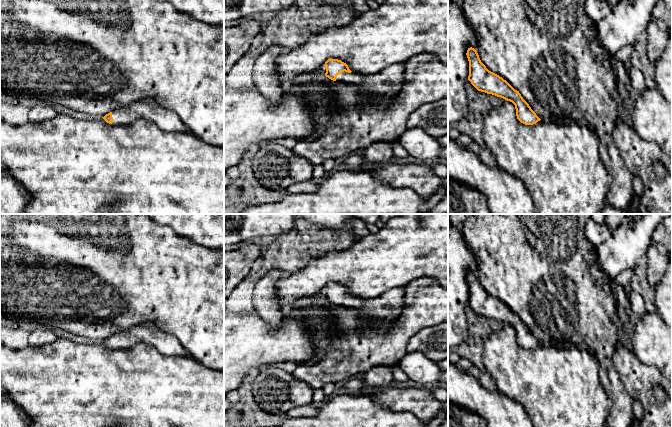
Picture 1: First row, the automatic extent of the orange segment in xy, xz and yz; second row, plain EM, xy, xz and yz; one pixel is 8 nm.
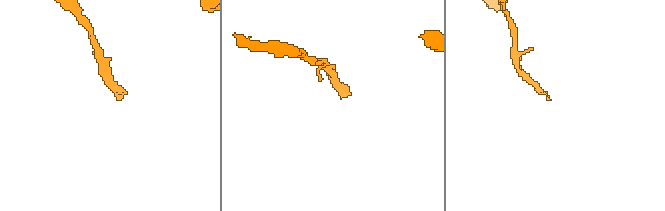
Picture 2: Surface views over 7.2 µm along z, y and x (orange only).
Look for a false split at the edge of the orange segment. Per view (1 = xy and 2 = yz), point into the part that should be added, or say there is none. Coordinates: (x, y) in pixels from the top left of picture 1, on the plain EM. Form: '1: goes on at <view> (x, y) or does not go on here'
1: goes on at xy (149, 333)
2: does not go on here

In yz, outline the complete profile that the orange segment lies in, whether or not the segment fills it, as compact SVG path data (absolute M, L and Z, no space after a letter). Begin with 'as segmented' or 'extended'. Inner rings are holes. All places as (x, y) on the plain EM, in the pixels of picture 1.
as segmented; M468 272L466 279L469 285L468 304L478 315L512 326L515 329L517 343L525 349L533 349L541 344L519 315L515 314L502 301L486 292L474 272Z

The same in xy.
extended; M144 322L120 331L102 341L107 347L127 350L137 343L145 343L166 356L189 355L179 340L172 334L162 331L153 322Z

